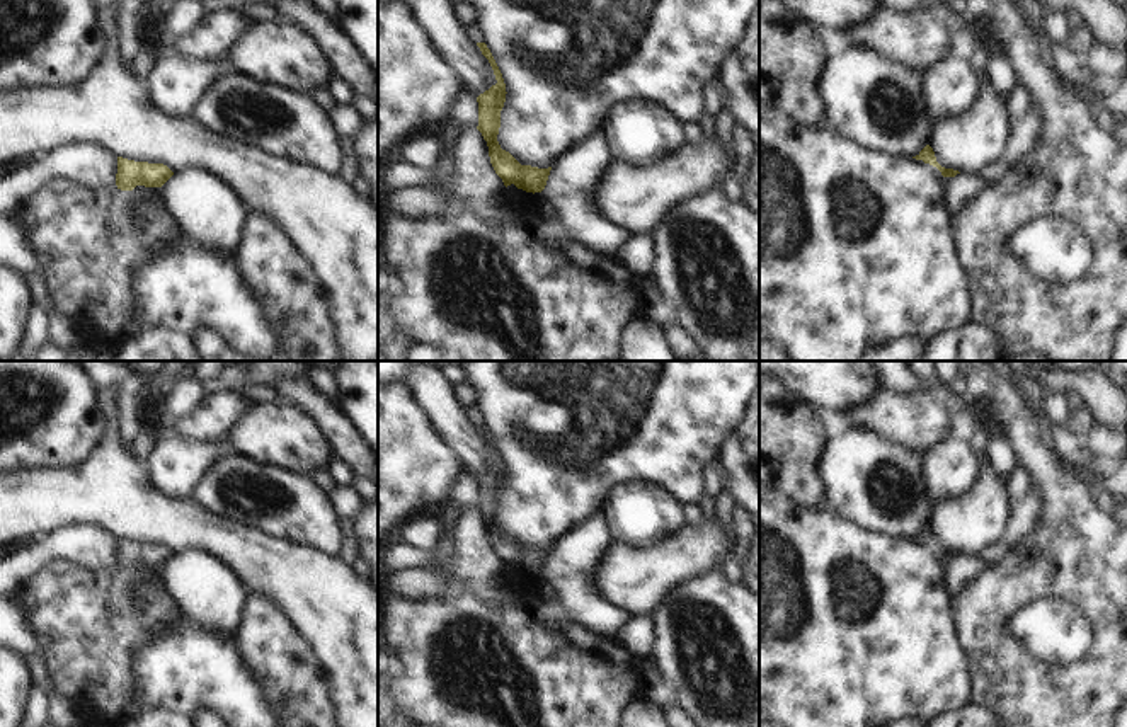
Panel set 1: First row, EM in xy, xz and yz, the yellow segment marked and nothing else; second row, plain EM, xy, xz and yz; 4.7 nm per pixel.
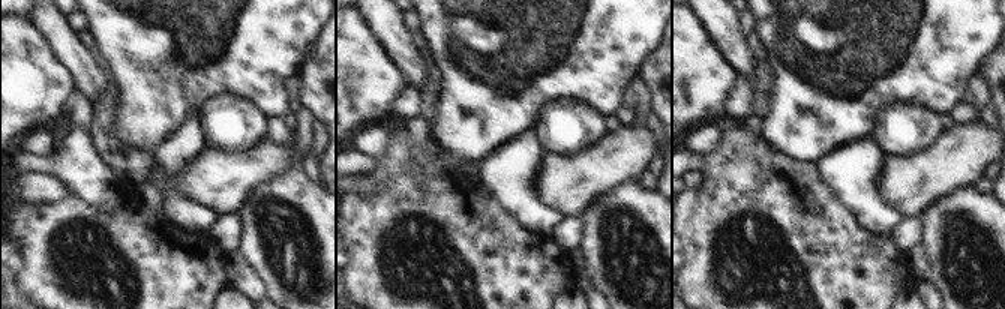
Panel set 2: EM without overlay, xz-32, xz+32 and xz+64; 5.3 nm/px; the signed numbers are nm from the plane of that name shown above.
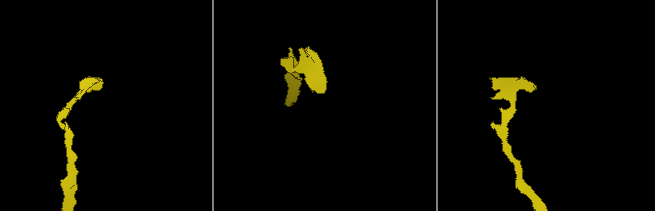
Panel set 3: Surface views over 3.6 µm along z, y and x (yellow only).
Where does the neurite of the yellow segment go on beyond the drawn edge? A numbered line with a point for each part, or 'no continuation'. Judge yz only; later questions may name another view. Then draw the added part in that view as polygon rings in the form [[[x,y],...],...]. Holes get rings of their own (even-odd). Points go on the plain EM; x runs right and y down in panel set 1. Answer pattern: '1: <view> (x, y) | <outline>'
no continuation

